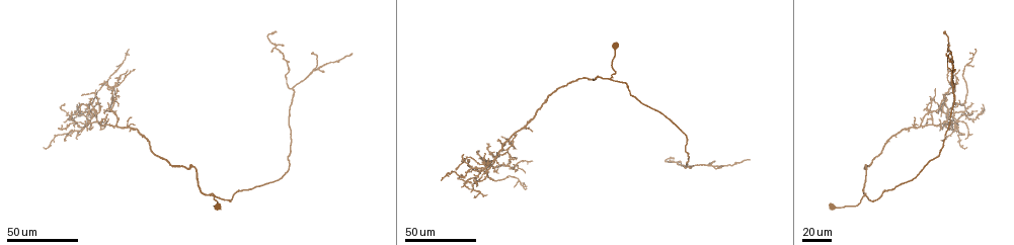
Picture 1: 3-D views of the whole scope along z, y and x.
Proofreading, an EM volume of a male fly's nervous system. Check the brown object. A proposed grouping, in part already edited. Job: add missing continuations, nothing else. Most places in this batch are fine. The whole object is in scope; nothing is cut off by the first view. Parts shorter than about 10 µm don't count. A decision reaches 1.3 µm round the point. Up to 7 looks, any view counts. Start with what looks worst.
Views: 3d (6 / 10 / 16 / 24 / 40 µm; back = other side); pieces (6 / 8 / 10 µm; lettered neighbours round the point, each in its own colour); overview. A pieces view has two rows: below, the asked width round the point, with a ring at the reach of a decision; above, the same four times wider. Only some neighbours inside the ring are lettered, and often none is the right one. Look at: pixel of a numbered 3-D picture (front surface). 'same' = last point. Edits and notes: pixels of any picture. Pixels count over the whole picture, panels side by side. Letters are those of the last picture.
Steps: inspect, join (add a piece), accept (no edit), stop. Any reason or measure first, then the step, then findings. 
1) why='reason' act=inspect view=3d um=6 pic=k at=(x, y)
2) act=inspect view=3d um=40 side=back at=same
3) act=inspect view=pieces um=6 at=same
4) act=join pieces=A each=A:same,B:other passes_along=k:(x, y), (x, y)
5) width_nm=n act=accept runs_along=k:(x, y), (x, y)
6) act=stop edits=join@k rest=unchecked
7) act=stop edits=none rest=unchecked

why='branch stops here' act=inspect view=3d um=40 pic=1 at=(945, 52)

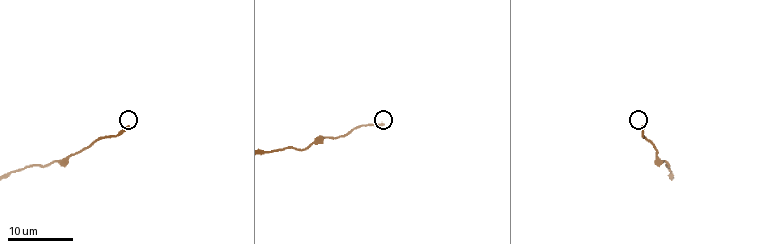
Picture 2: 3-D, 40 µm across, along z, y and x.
why='see the neighbours' act=inspect view=pieces um=8 pic=2 at=(641, 127)

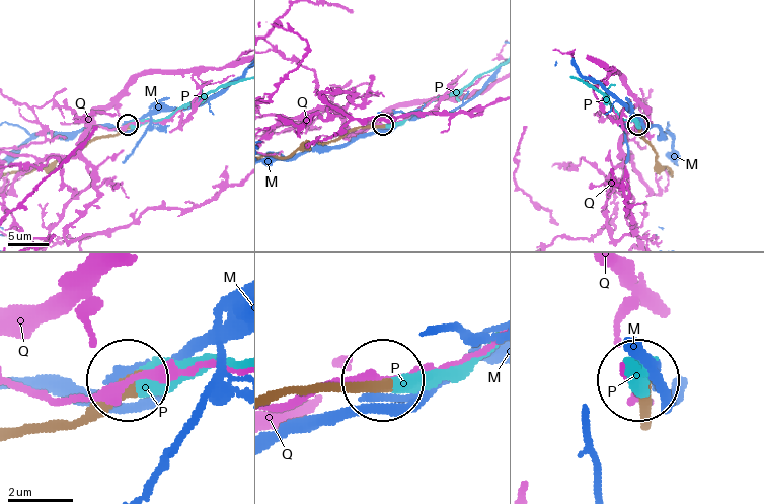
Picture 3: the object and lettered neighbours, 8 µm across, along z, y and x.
width_nm=340 act=join pieces=P each=M:other,P:same,Q:other passes_along=3:(310, 388), (454, 380), (486, 356) found='it goes on there'

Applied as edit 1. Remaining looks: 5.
act=inspect view=overview

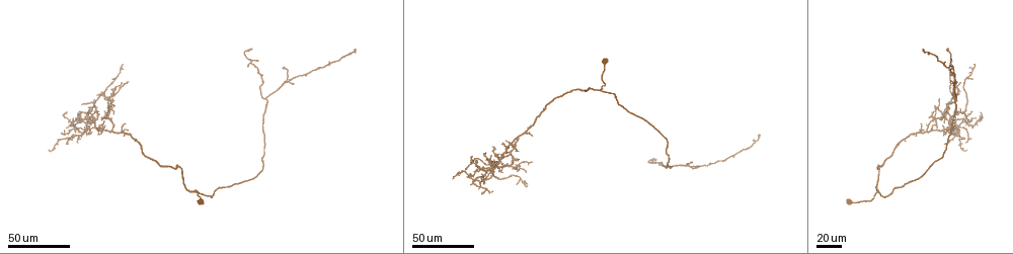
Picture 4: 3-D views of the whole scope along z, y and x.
why='free end' act=inspect view=3d um=24 pic=4 at=(944, 145)

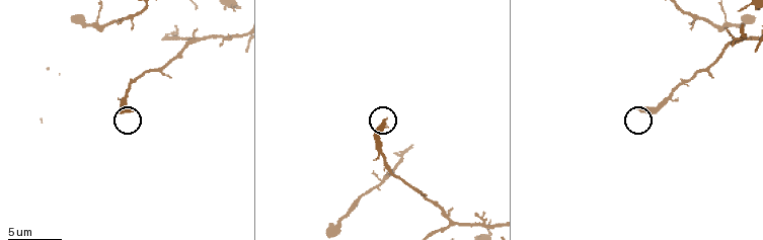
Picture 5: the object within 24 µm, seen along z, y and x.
act=inspect view=pieces um=8 pic=5 at=(386, 121)

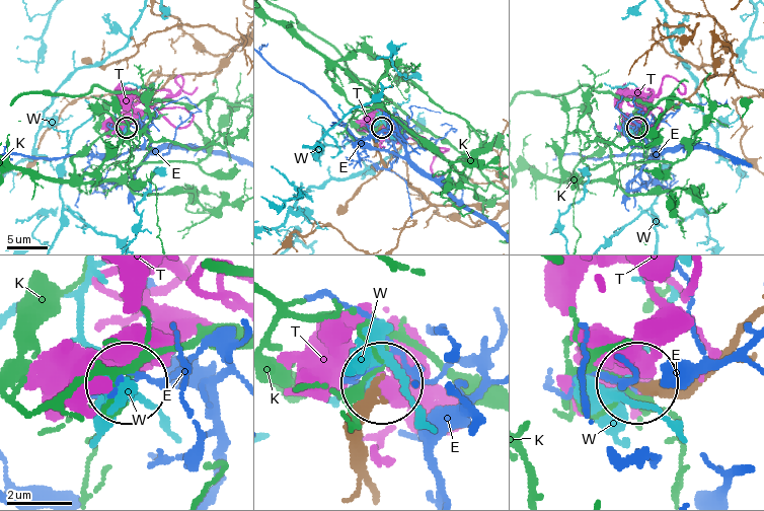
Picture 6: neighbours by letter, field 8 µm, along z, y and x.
width_nm=260 act=accept each=E:other,K:other,T:other,W:other runs_along=6:(374, 490), (361, 408), (374, 386) found='none of them fits'

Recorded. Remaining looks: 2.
why='branch stops here' act=inspect view=3d um=40 pic=1 at=(277, 33)

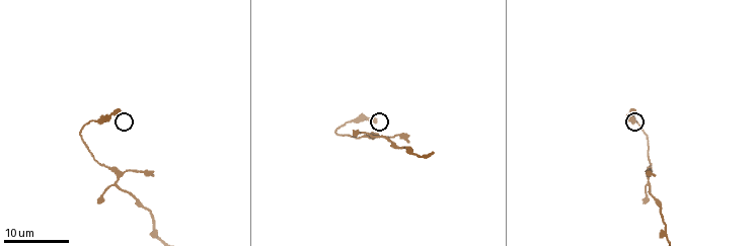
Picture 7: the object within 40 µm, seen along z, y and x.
act=inspect view=pieces um=10 pic=7 at=(373, 123)

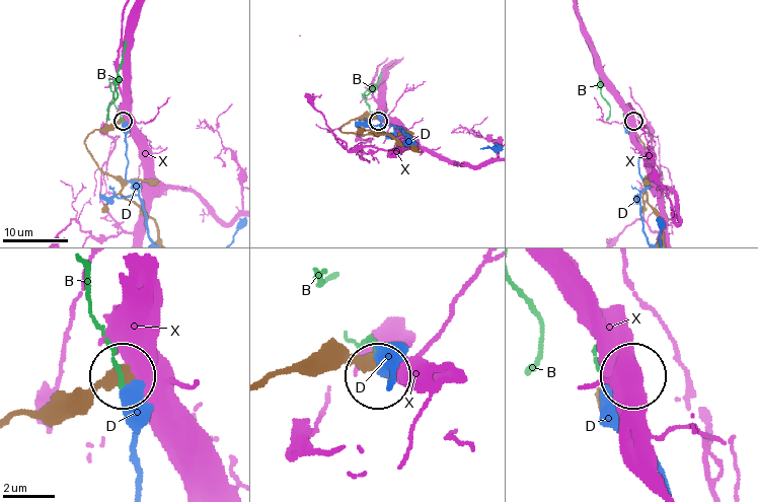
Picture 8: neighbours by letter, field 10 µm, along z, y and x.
act=accept each=B:other,D:other,X:other found='none of them fits'

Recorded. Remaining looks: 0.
act=stop edits=join@3 rest=unchecked

